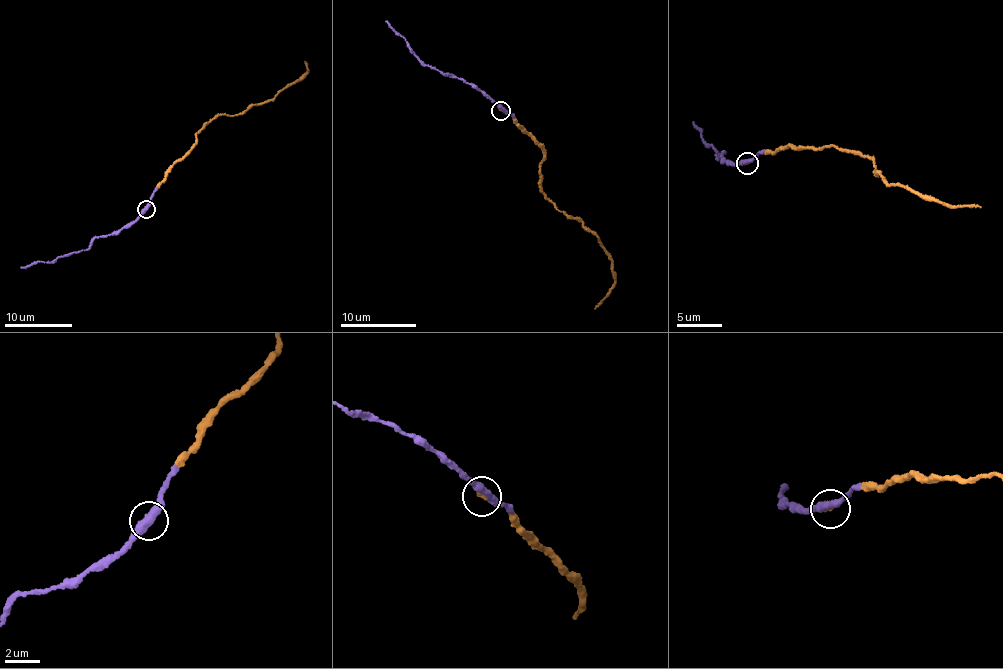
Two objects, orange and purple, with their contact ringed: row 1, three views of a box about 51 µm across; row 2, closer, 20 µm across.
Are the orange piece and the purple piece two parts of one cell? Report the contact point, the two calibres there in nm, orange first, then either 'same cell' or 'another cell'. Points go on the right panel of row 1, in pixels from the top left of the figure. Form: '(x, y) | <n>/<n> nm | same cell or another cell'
(747, 163) | 240/400 nm | same cell

